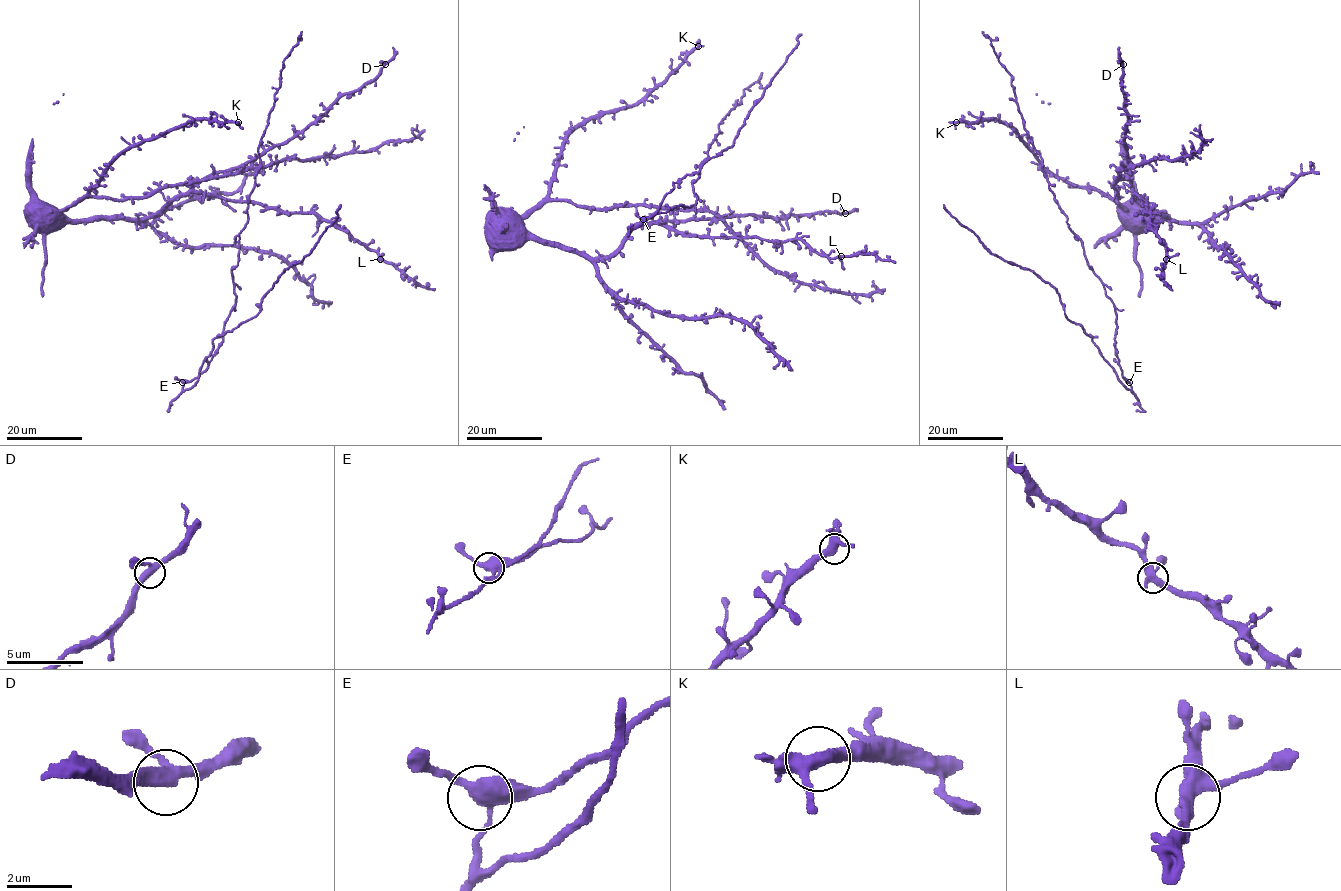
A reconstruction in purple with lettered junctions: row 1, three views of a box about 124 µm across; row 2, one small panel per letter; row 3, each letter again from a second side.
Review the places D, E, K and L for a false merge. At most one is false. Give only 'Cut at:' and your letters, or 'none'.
Cut at: none

